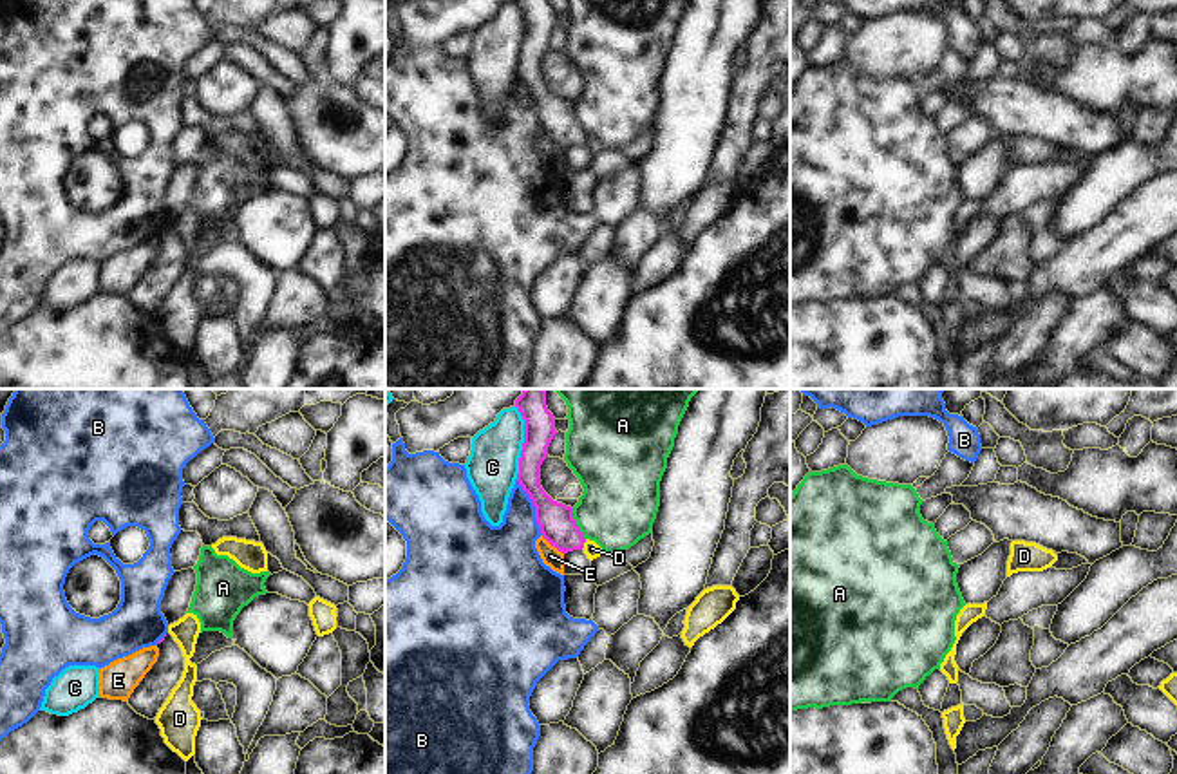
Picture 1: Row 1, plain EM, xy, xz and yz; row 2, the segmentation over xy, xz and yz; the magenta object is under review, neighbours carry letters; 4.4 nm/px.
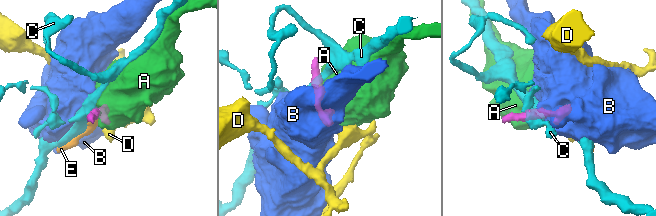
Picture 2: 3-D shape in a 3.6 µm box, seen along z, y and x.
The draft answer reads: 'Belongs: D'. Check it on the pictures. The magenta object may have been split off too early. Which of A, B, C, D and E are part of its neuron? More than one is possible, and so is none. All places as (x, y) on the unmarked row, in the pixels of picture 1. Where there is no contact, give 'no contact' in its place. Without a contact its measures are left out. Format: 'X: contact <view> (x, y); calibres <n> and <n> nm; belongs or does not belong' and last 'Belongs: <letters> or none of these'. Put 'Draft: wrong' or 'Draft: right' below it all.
A: contact xz (575, 120); calibres 160 and 340 nm; does not belong
B: contact xz (534, 100); calibres 160 and 260 nm; does not belong
C: contact xz (525, 37); calibres 140 and 240 nm; does not belong
D: contact xz (583, 140); calibres 160 and 70 nm; does not belong
E: contact xz (552, 140); calibres 160 and 90 nm; does not belong
Belongs: none of these
Draft: wrong

